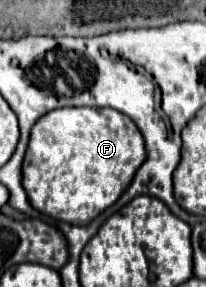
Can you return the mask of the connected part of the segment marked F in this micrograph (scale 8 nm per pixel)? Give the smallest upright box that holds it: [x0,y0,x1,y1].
[22,107,146,225]

